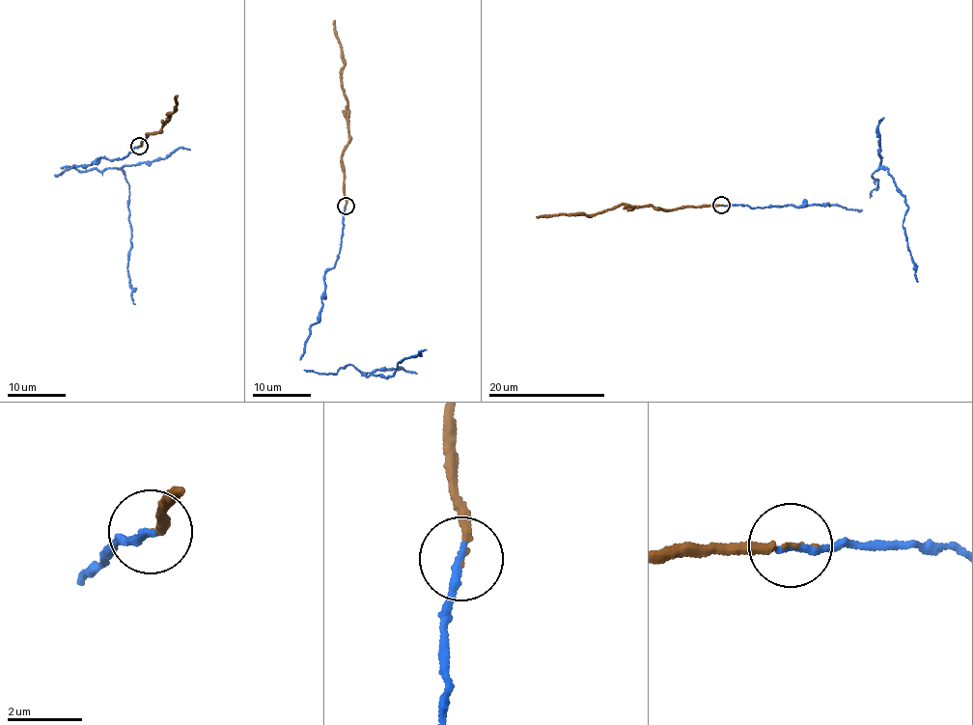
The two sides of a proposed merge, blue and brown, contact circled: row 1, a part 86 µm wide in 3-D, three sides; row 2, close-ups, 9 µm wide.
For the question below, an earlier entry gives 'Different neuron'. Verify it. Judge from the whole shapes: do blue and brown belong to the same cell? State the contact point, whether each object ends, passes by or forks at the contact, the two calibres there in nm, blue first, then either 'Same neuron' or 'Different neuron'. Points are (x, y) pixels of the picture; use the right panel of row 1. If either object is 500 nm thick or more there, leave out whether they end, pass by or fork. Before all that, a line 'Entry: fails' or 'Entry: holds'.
Entry: holds
Place: (721, 205). At the ring blue ends. At the ring brown ends. Thickness 240 nm (blue) against 170 nm. Different neuron

